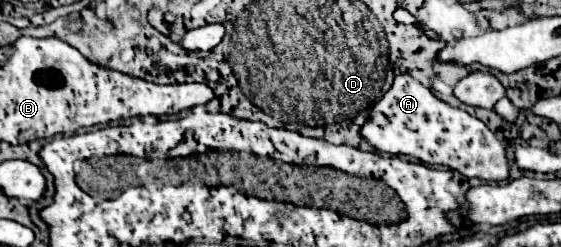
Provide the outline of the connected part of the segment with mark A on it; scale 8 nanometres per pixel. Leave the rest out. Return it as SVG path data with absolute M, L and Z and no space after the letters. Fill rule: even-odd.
M410 74L394 78L390 90L374 104L360 134L380 152L414 156L424 164L446 166L466 178L480 178L486 182L502 182L510 178L504 144L500 144L478 118L438 100Z

